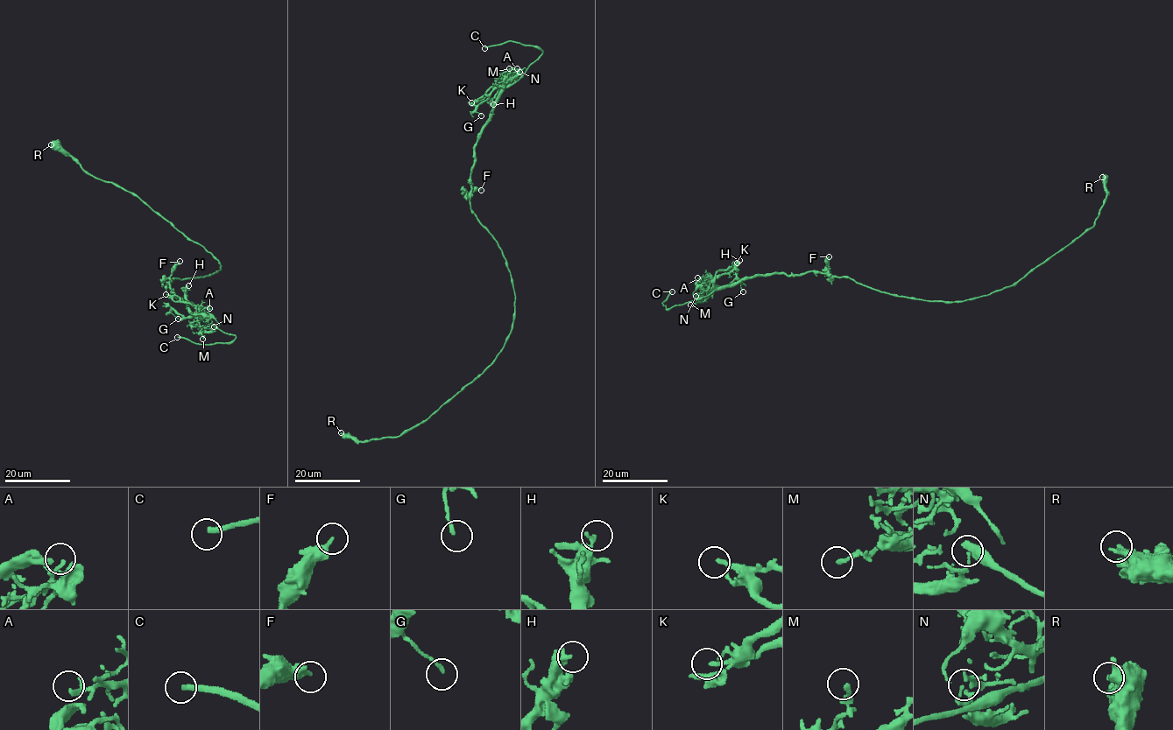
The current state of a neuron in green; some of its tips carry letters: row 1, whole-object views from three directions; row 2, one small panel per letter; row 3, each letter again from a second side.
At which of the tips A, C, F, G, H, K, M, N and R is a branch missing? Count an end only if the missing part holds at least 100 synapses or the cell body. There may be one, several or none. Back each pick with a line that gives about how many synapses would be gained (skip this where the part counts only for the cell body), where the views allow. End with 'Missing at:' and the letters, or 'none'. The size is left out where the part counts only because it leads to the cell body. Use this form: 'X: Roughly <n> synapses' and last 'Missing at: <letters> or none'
Missing at: C

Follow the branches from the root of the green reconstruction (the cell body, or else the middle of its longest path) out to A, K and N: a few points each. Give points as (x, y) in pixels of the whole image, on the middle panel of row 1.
A: (507, 262), (496, 239), (470, 208), (470, 172), (477, 135), (489, 117), (498, 94), (517, 68)
K: (507, 262), (496, 239), (470, 208), (469, 201), (477, 135), (505, 85), (493, 85), (471, 102)
N: (507, 262), (496, 239), (470, 208), (470, 172), (477, 135), (489, 117), (500, 89), (519, 72)

